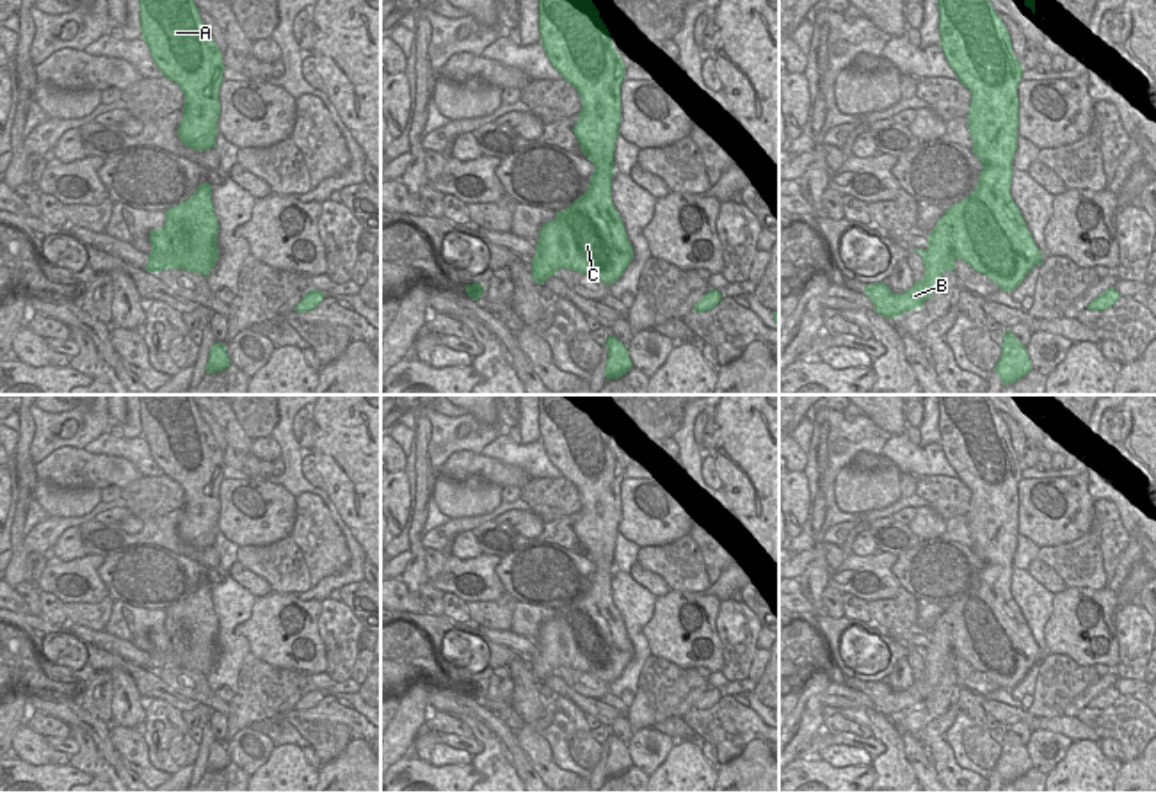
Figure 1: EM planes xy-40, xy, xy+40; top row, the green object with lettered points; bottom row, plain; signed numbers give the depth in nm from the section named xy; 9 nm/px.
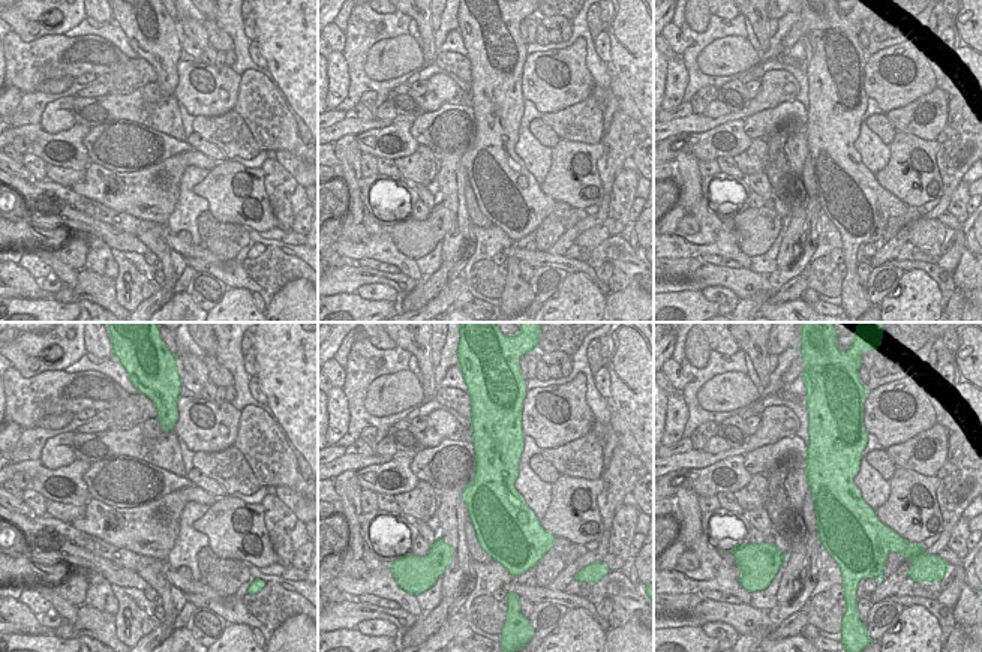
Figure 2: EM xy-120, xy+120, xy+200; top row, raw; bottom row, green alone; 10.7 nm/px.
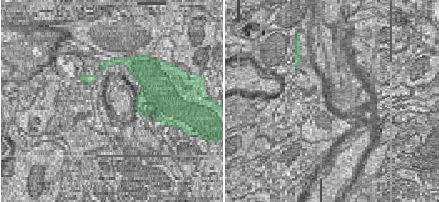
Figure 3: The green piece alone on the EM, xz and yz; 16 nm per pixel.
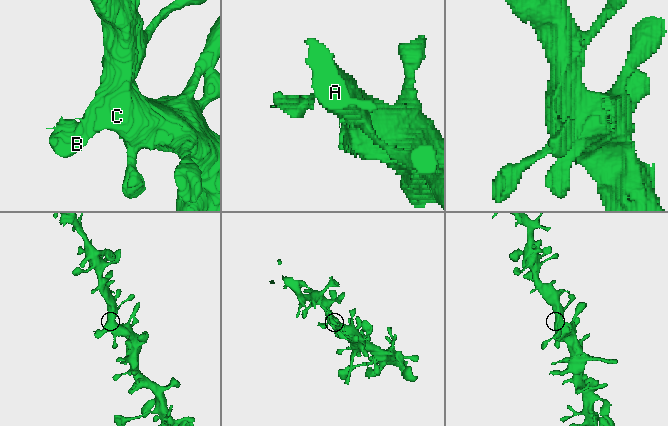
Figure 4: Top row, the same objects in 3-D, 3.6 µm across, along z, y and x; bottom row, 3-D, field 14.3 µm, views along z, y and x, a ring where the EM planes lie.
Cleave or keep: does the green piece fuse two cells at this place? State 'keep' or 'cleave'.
keep

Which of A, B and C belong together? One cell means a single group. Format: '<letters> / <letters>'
A B C

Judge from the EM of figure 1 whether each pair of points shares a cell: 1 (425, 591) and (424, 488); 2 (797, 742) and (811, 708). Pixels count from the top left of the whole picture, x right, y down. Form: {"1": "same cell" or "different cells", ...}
{"1": "different cells", "2": "same cell"}

